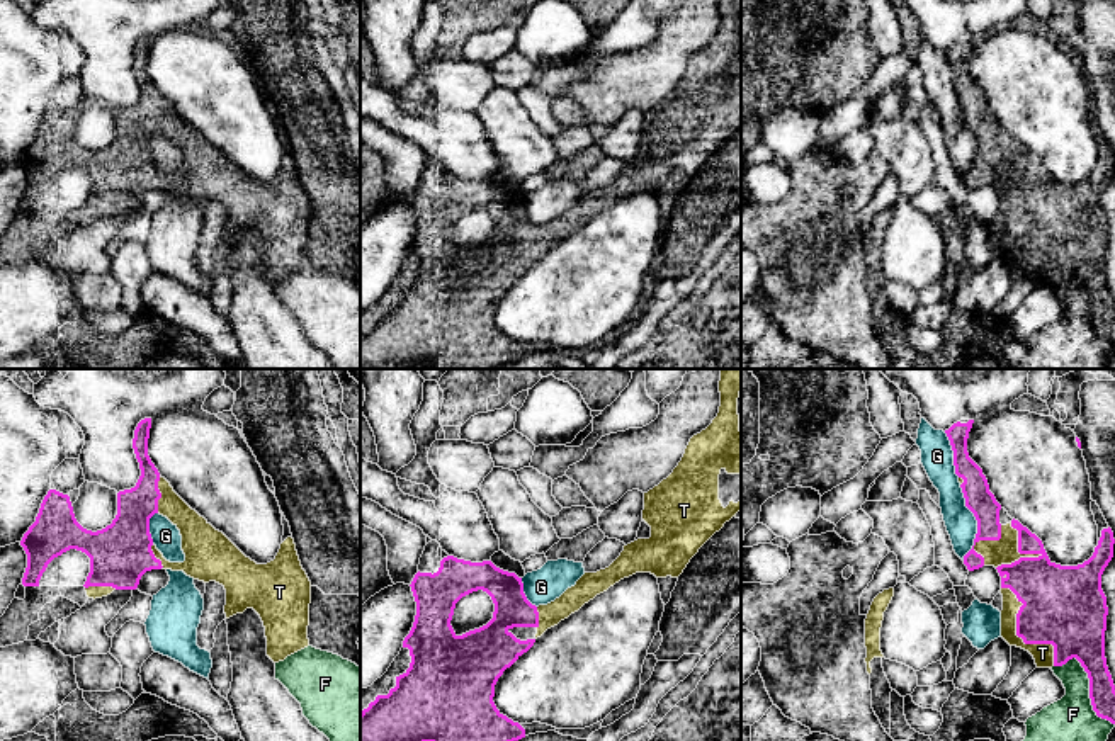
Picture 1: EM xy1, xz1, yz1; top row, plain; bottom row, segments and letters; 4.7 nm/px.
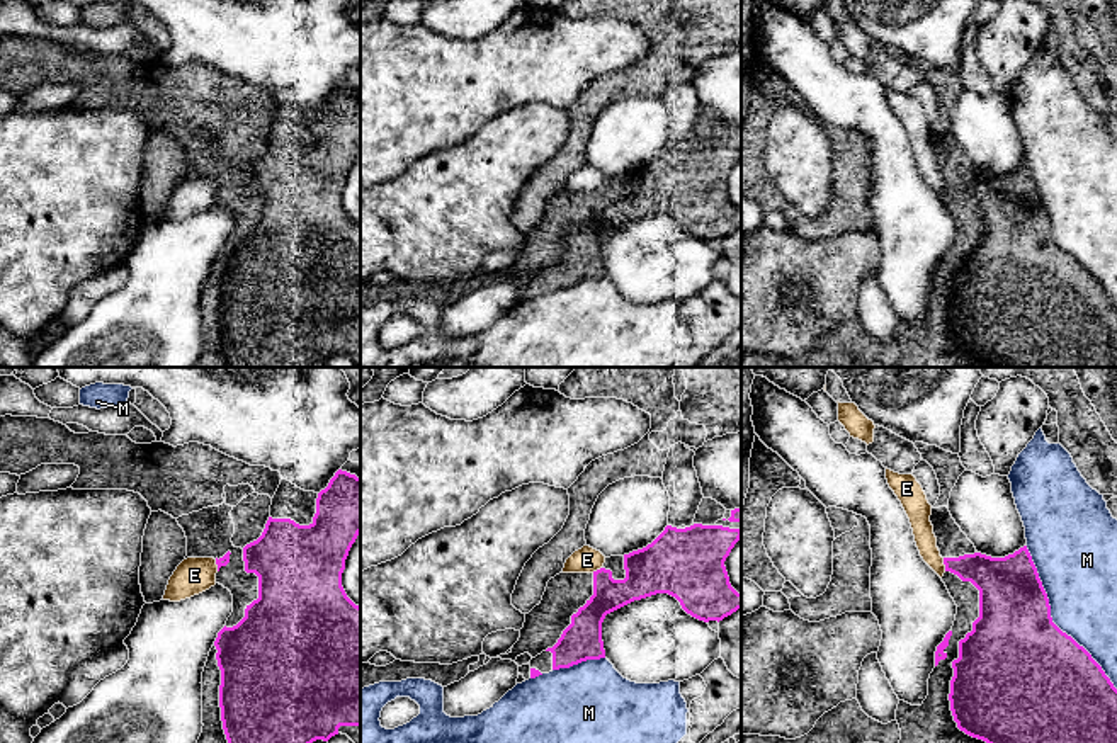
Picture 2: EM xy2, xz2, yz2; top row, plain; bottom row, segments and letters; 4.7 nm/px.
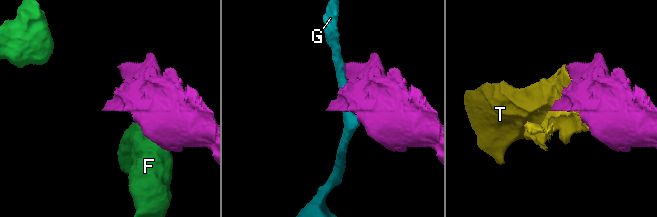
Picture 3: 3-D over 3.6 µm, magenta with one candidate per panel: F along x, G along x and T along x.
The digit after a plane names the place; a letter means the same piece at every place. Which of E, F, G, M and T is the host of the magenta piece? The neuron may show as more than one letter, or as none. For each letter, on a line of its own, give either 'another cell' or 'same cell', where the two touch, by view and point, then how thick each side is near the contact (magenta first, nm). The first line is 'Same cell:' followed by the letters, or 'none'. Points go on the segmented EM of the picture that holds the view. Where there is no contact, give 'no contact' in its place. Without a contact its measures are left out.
Same cell: T
E: another cell | yz2 (944, 563) | 190/100 nm
F: another cell | yz1 (1090, 685) | 220/200 nm
G: another cell | yz1 (978, 522) | 140/150 nm
M: another cell | yz2 (1051, 619) | 500/360 nm
T: same cell | yz1 (1018, 636) | 360/100 nm

